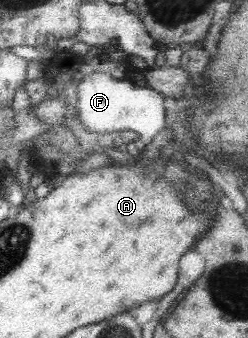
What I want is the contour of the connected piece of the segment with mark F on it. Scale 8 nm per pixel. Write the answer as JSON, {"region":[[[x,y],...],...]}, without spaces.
{"region":[[[101,71],[85,73],[79,86],[77,110],[80,126],[85,134],[95,135],[105,132],[132,130],[137,134],[136,140],[126,146],[128,159],[140,159],[136,154],[142,154],[148,144],[167,127],[165,96],[148,86],[138,86],[128,80],[118,80],[112,75]]]}

